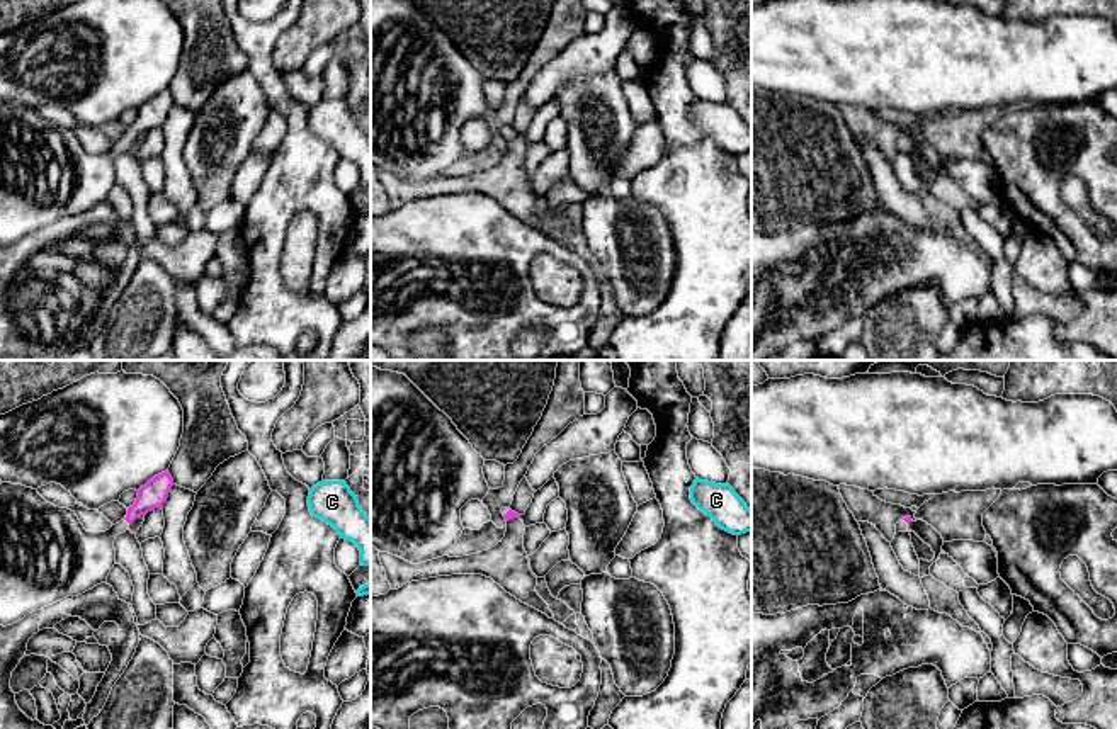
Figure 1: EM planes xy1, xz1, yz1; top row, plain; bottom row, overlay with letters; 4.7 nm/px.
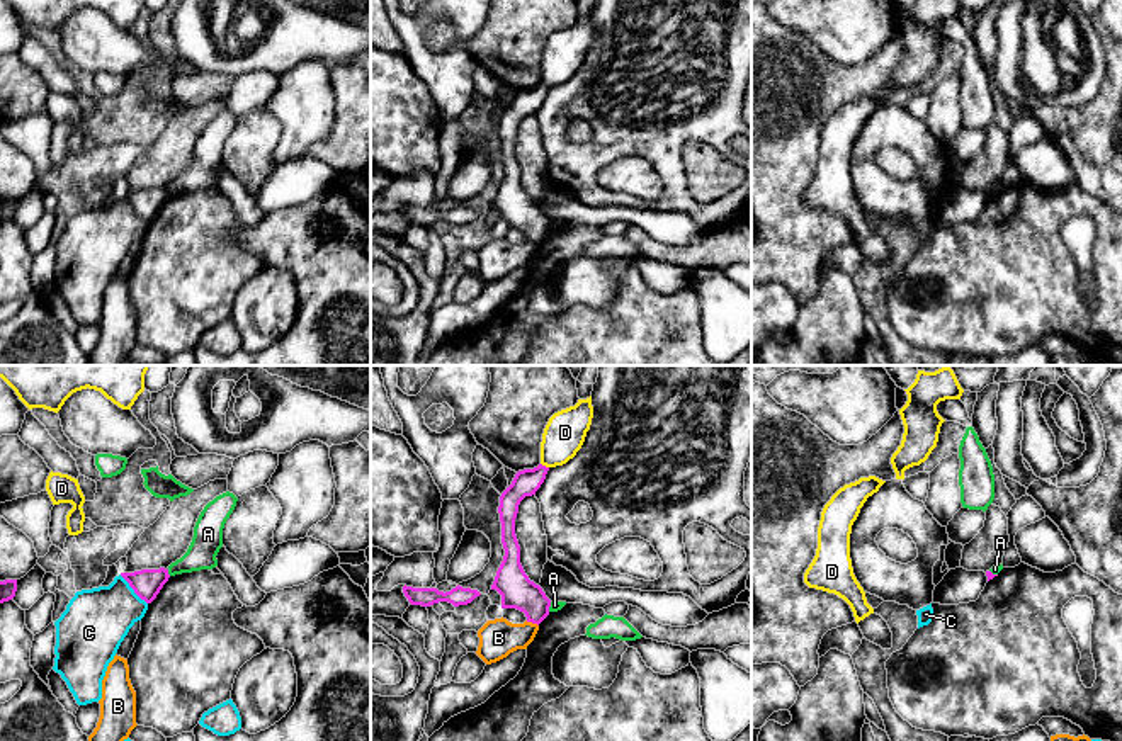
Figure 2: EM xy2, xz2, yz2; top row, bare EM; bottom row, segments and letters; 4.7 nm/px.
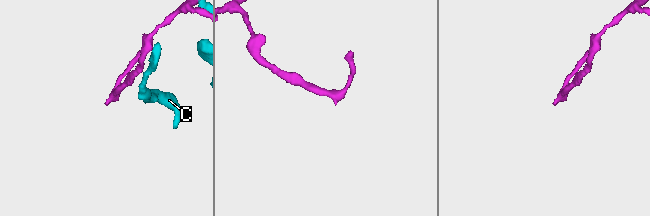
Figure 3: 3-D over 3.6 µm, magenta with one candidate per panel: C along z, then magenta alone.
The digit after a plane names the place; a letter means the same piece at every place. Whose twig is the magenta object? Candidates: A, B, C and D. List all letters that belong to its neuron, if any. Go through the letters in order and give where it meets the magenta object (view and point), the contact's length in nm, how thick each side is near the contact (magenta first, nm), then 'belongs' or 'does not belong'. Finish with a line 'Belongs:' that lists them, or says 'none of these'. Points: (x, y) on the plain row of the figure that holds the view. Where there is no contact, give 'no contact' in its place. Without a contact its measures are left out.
A: contact xy2 (167, 192); length 40 nm; calibres 140 and 140 nm; does not belong
B: contact xz2 (532, 242); length 70 nm; calibres 160 and 180 nm; does not belong
C: contact xy2 (133, 208); length 190 nm; calibres 140 and 300 nm; does not belong
D: contact xz2 (544, 85); length 50 nm; calibres 120 and 190 nm; does not belong
Belongs: none of these

